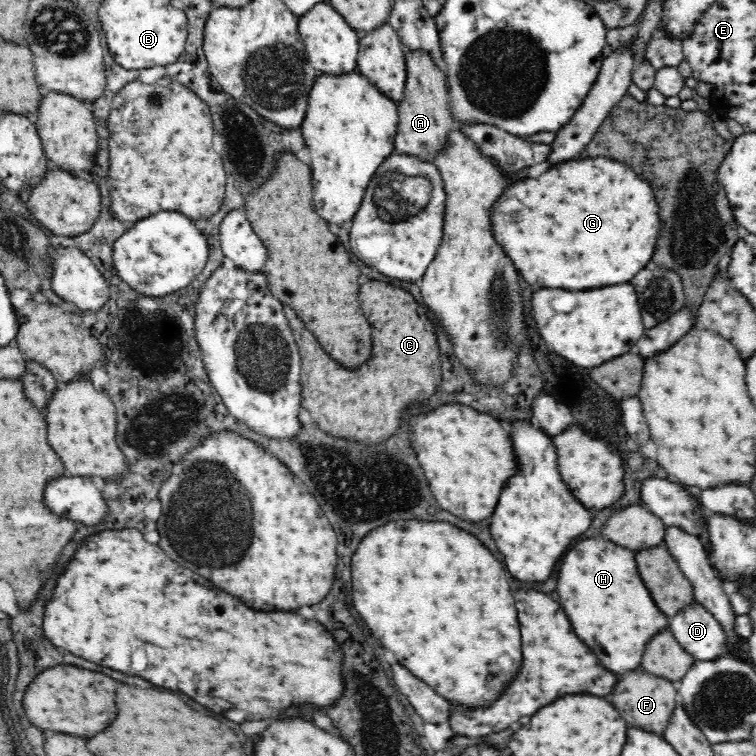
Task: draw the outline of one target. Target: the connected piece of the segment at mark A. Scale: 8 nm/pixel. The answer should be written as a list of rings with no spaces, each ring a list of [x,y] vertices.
[[[423,50],[418,52],[405,52],[407,79],[404,90],[404,98],[402,102],[397,104],[399,116],[398,130],[395,136],[395,152],[419,158],[424,162],[434,163],[434,158],[446,148],[448,144],[448,134],[453,129],[457,128],[458,123],[455,122],[452,116],[452,111],[449,106],[449,87],[443,81],[440,69],[432,62],[430,55]]]

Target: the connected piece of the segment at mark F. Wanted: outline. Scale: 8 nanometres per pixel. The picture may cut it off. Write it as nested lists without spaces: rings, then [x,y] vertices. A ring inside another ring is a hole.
[[[641,667],[630,670],[619,676],[620,682],[616,686],[616,690],[610,696],[612,706],[618,708],[620,716],[626,720],[629,728],[639,728],[644,732],[655,734],[656,736],[663,736],[664,730],[668,728],[672,714],[678,704],[678,694],[676,686],[667,679],[658,678],[648,674]],[[620,698],[620,700],[616,700]]]

